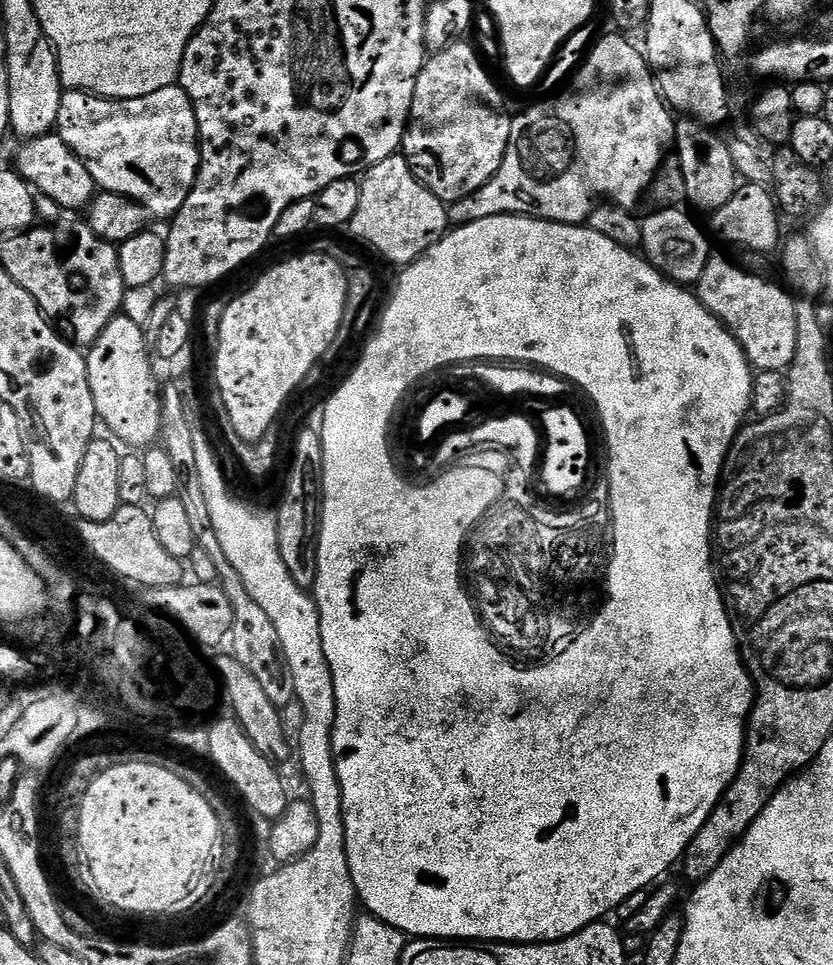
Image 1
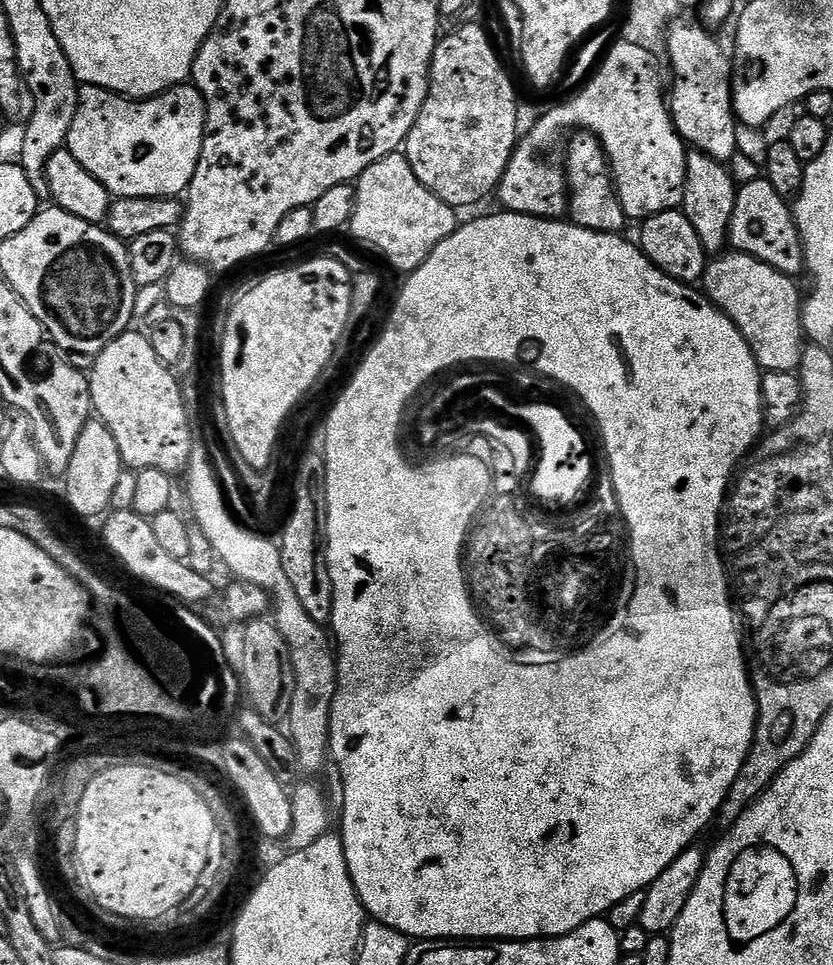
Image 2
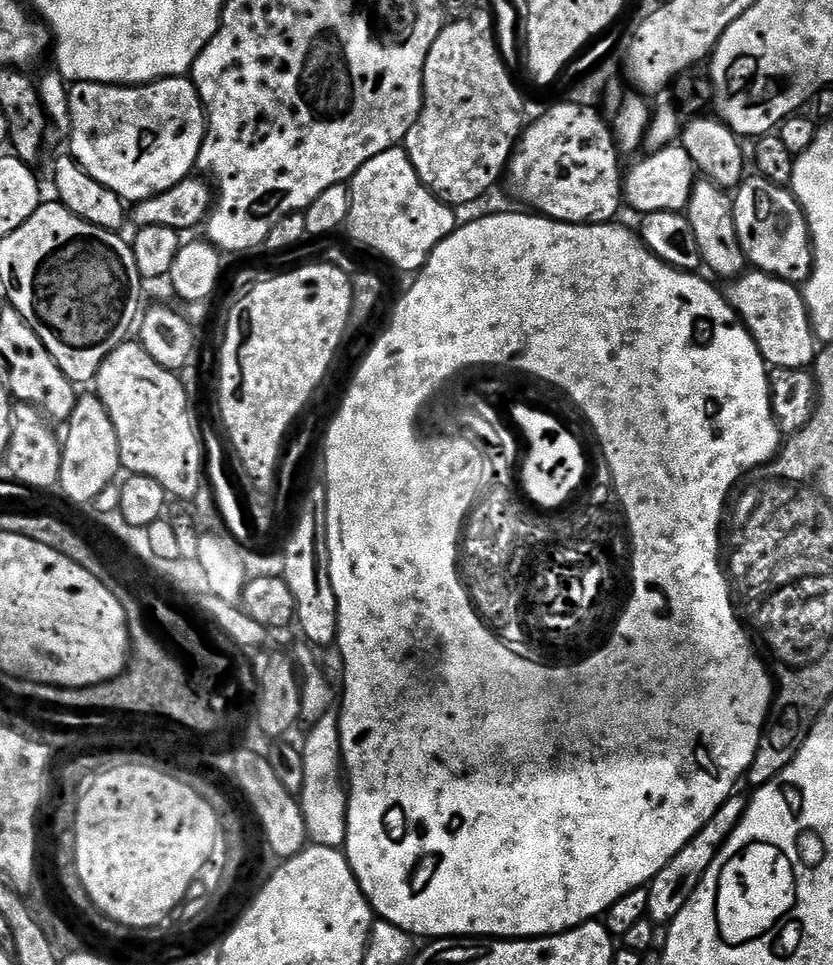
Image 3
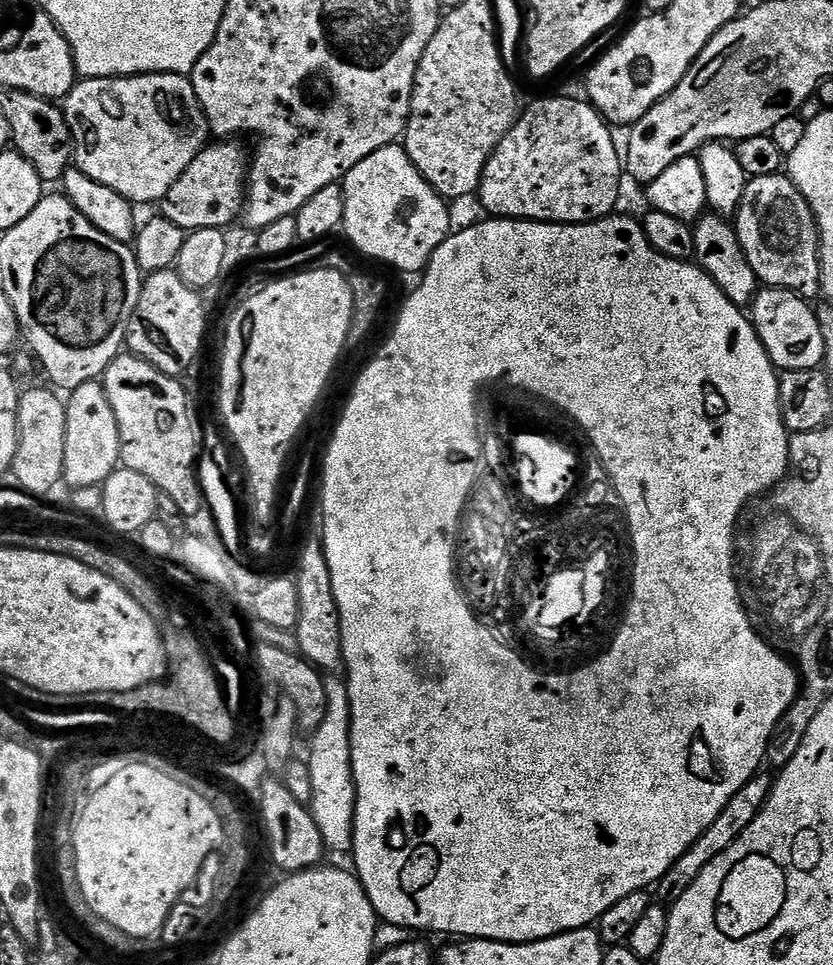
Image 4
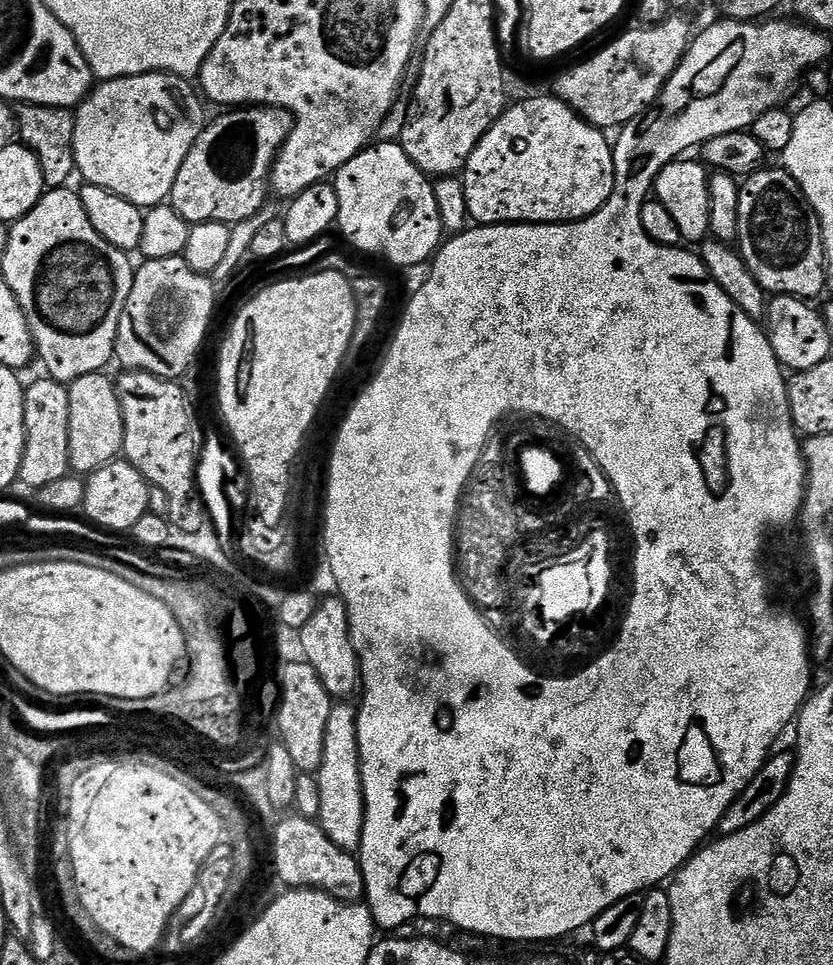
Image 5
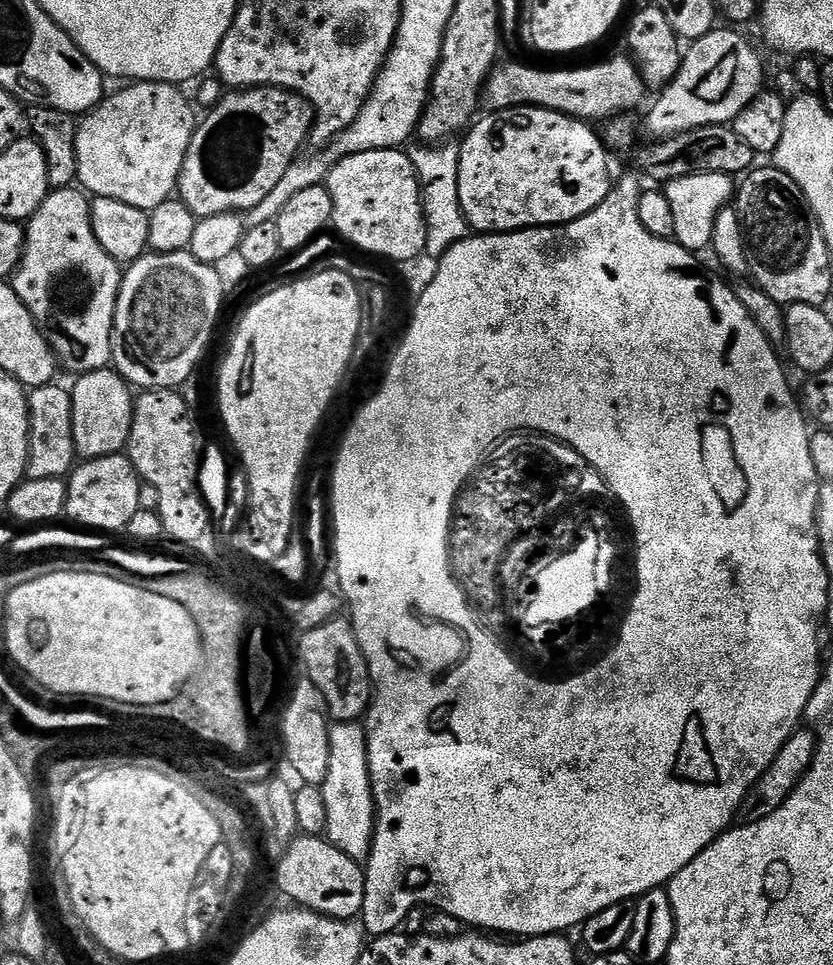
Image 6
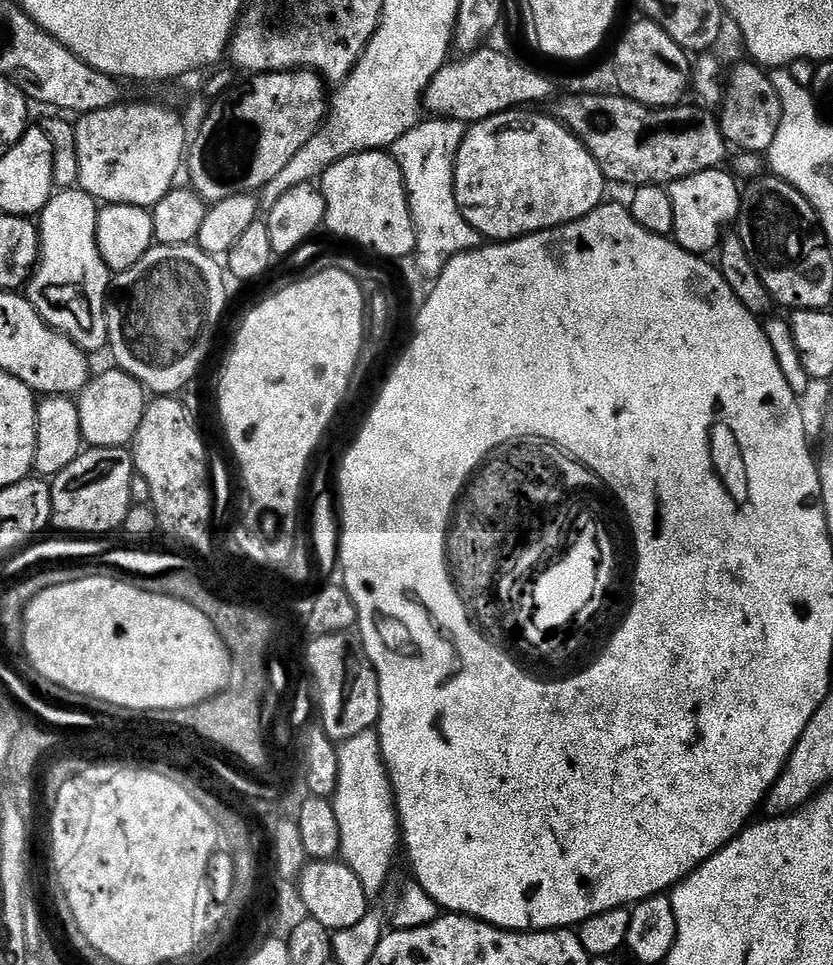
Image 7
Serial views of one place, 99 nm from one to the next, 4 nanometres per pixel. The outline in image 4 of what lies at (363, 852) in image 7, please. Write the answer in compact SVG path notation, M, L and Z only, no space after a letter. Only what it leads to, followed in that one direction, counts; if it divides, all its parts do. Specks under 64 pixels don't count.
M332 674L324 681L326 690L326 714L316 731L311 733L312 753L306 756L310 770L310 782L314 789L310 811L322 834L325 849L329 853L352 851L354 822L356 821L356 783L352 777L352 715L347 683L339 675Z

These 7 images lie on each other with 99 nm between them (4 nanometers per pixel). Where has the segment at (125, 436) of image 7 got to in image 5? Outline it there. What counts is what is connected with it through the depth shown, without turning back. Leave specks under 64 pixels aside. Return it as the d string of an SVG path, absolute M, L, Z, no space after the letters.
M104 372L86 374L68 385L70 394L70 462L76 474L91 474L111 464L124 450L124 419L116 381Z

